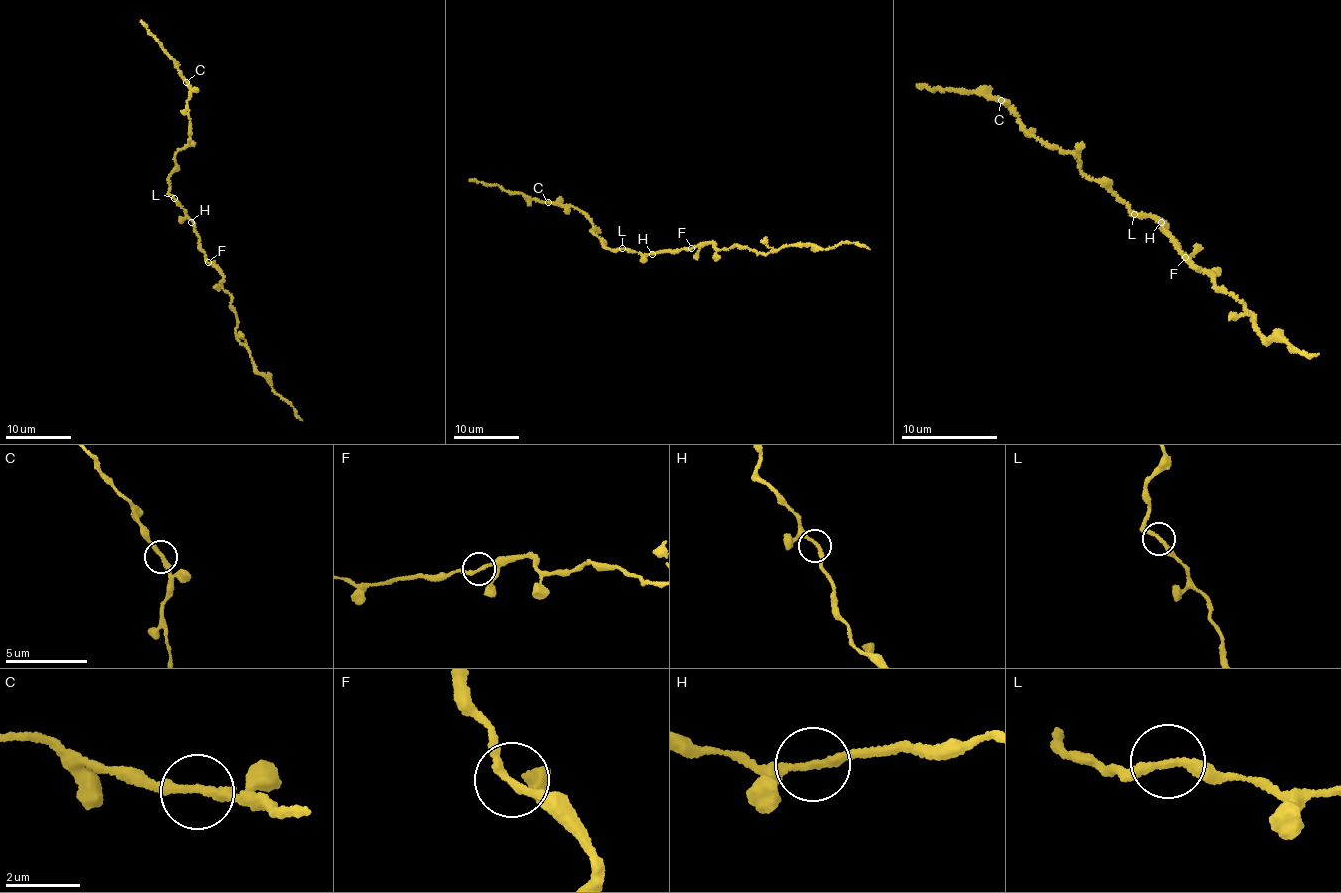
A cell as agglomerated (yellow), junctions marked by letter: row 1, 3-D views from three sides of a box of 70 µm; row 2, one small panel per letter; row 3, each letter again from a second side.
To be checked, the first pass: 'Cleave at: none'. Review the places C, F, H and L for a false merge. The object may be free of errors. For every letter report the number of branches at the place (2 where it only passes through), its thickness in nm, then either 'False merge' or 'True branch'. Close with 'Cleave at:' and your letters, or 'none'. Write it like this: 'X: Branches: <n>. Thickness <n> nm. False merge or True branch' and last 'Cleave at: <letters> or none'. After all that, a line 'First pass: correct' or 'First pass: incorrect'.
C: Branches: 2. Thickness 240 nm. True branch
F: Branches: 2. Thickness 200 nm. True branch
H: Branches: 2. Thickness 200 nm. True branch
L: Branches: 2. Thickness 240 nm. True branch
Cleave at: none
First pass: correct

